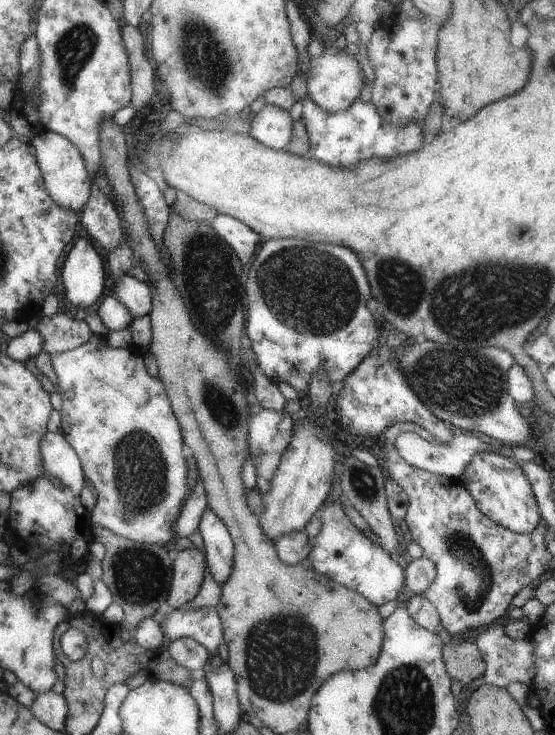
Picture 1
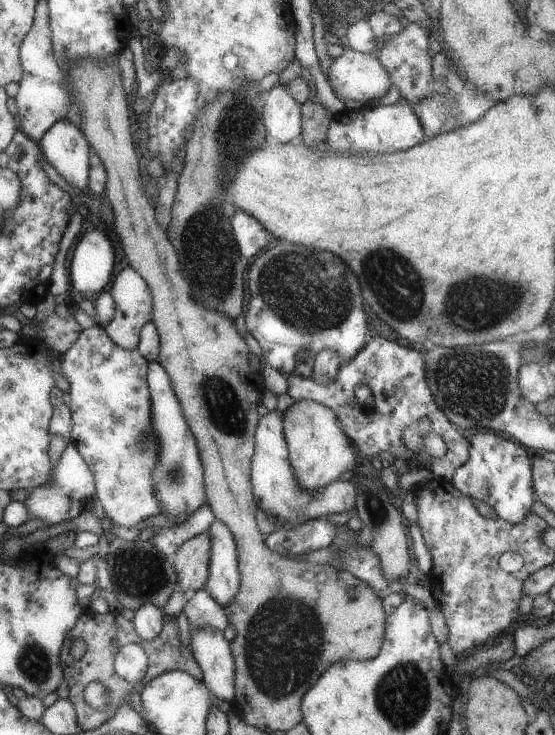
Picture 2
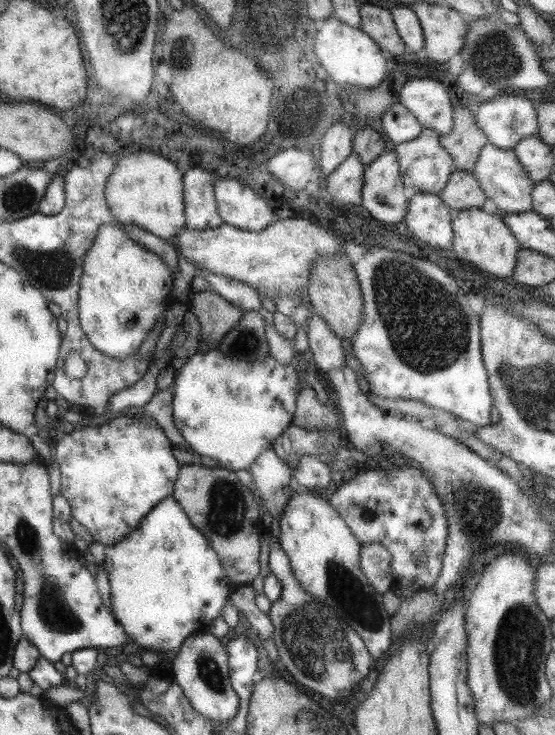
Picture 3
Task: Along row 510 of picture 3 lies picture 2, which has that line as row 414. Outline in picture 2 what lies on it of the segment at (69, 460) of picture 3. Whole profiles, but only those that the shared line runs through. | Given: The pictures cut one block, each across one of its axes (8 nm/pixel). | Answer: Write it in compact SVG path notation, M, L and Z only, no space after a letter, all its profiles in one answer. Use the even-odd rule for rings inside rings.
M98 324L79 332L75 342L62 354L60 362L62 374L68 382L70 398L72 425L68 442L77 449L93 473L95 498L107 516L105 523L123 528L135 527L148 516L162 514L162 507L155 498L154 482L150 477L156 459L156 440L150 427L147 363L136 348L125 350L113 343L103 326Z

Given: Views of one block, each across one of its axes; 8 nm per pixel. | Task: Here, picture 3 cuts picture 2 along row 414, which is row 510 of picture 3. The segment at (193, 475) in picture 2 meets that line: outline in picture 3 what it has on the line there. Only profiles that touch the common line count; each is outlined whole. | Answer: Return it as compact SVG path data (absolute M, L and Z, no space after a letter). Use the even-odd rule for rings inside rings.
M168 496L163 500L160 500L139 522L135 525L135 528L131 529L131 532L127 533L127 536L123 536L119 542L112 544L111 546L104 547L104 570L108 576L108 584L110 586L110 612L114 616L115 620L122 624L127 636L128 642L133 642L137 646L143 648L143 650L151 652L166 652L170 651L174 654L179 652L181 643L191 634L196 631L207 630L211 622L215 618L222 616L222 608L225 602L228 600L229 584L230 580L225 576L224 568L221 566L218 556L215 551L210 547L207 539L202 535L202 532L195 528L189 517L183 512L183 509L178 505L178 502L172 497Z

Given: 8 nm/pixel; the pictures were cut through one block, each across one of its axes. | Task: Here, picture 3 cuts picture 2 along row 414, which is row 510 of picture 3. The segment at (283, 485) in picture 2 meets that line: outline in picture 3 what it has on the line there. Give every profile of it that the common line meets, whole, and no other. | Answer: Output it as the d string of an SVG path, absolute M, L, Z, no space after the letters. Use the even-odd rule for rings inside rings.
M271 448L264 450L249 467L251 490L259 492L264 512L275 518L280 516L288 500L289 488L293 485L292 476L286 462L281 460Z

